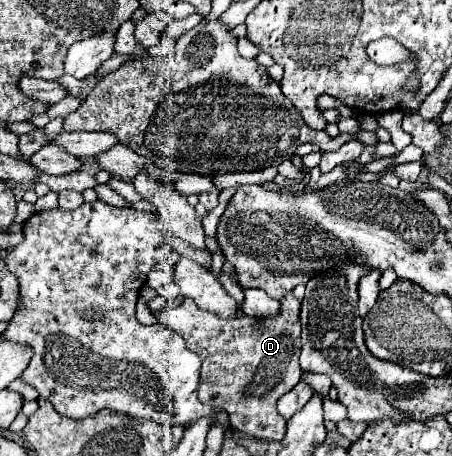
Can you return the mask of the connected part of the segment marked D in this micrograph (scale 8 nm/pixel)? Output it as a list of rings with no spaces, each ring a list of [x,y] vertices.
[[[289,292],[281,300],[281,306],[283,308],[275,318],[259,320],[261,326],[245,316],[221,322],[217,314],[201,310],[191,298],[185,298],[175,308],[167,306],[161,312],[161,318],[157,318],[169,330],[181,334],[187,346],[201,356],[199,400],[225,410],[235,430],[267,440],[283,440],[287,422],[277,414],[275,402],[301,380],[301,300]]]

